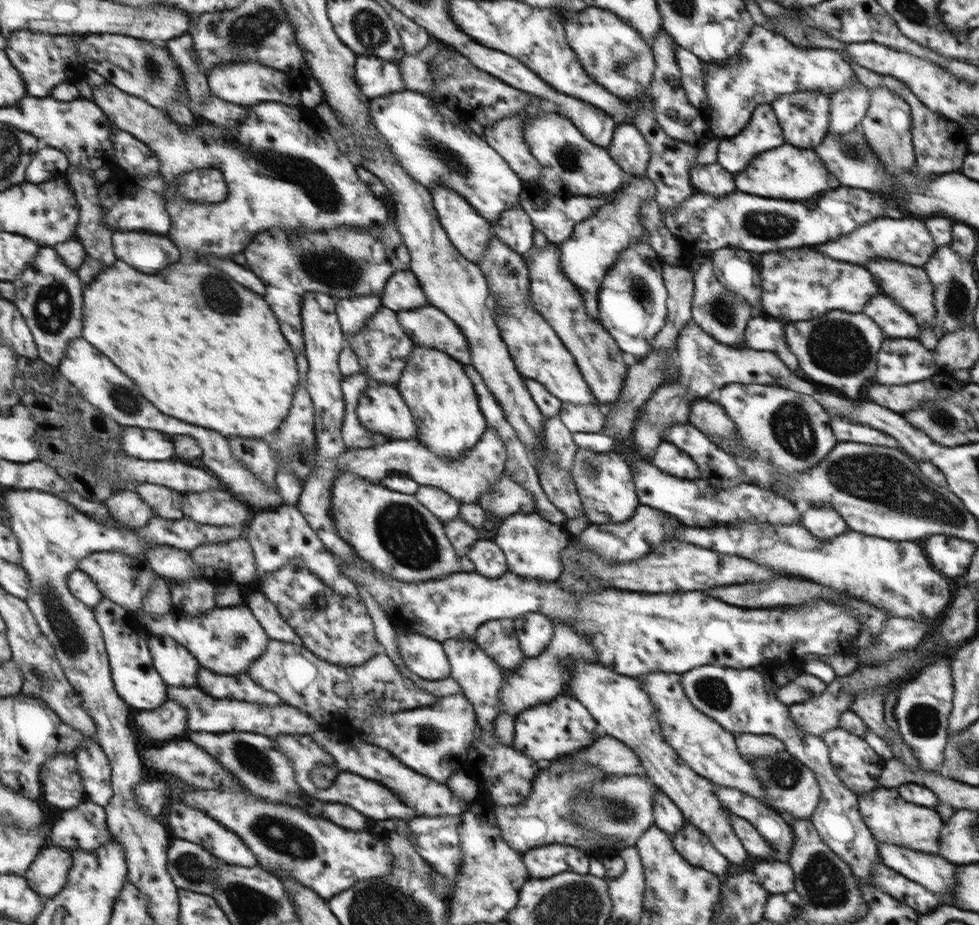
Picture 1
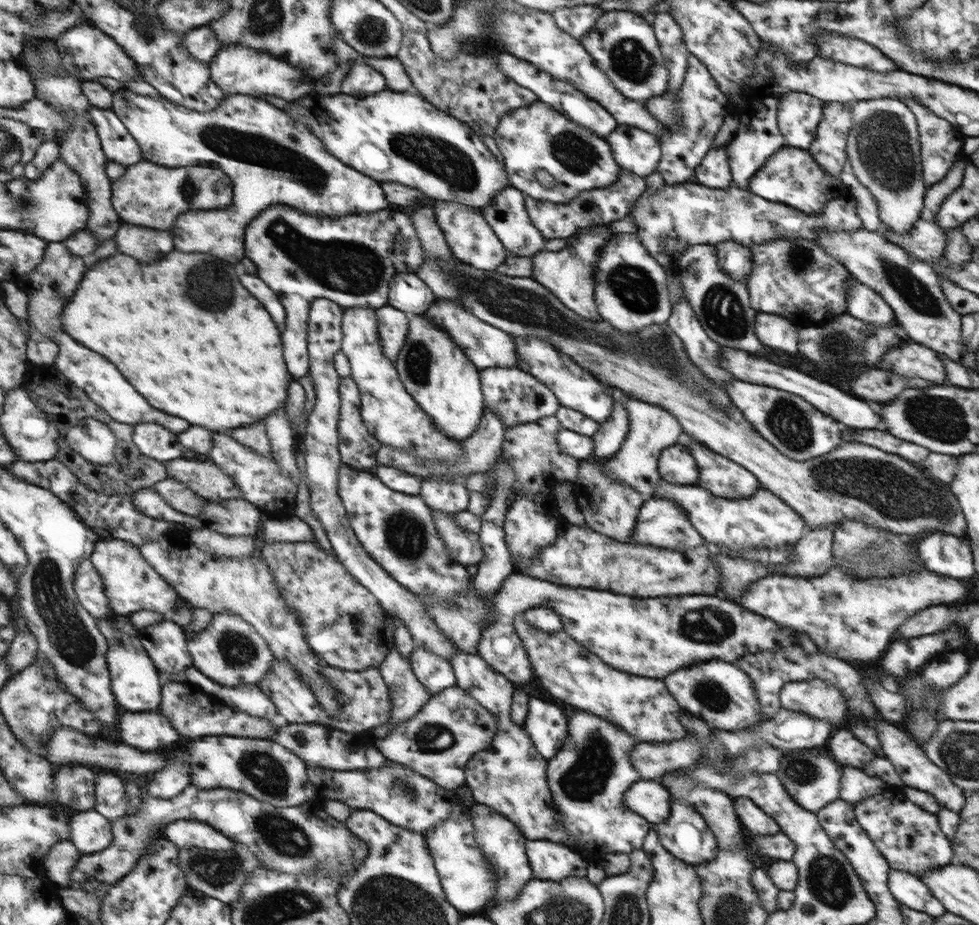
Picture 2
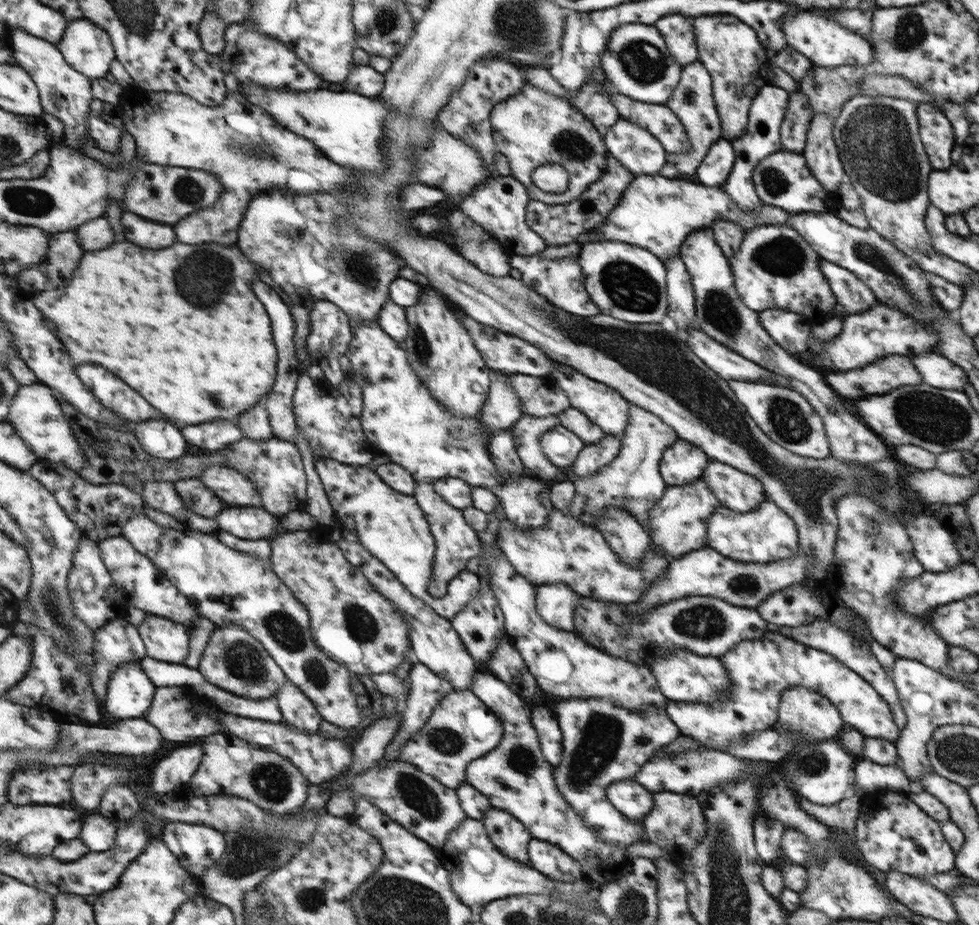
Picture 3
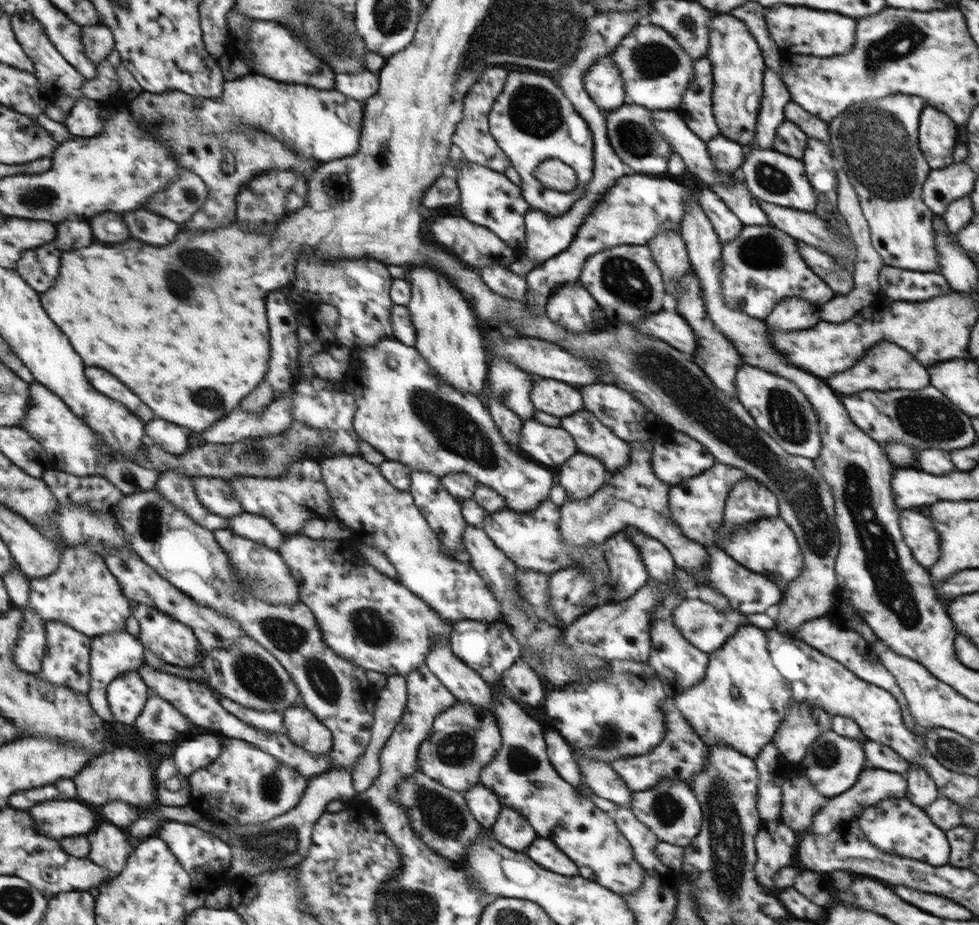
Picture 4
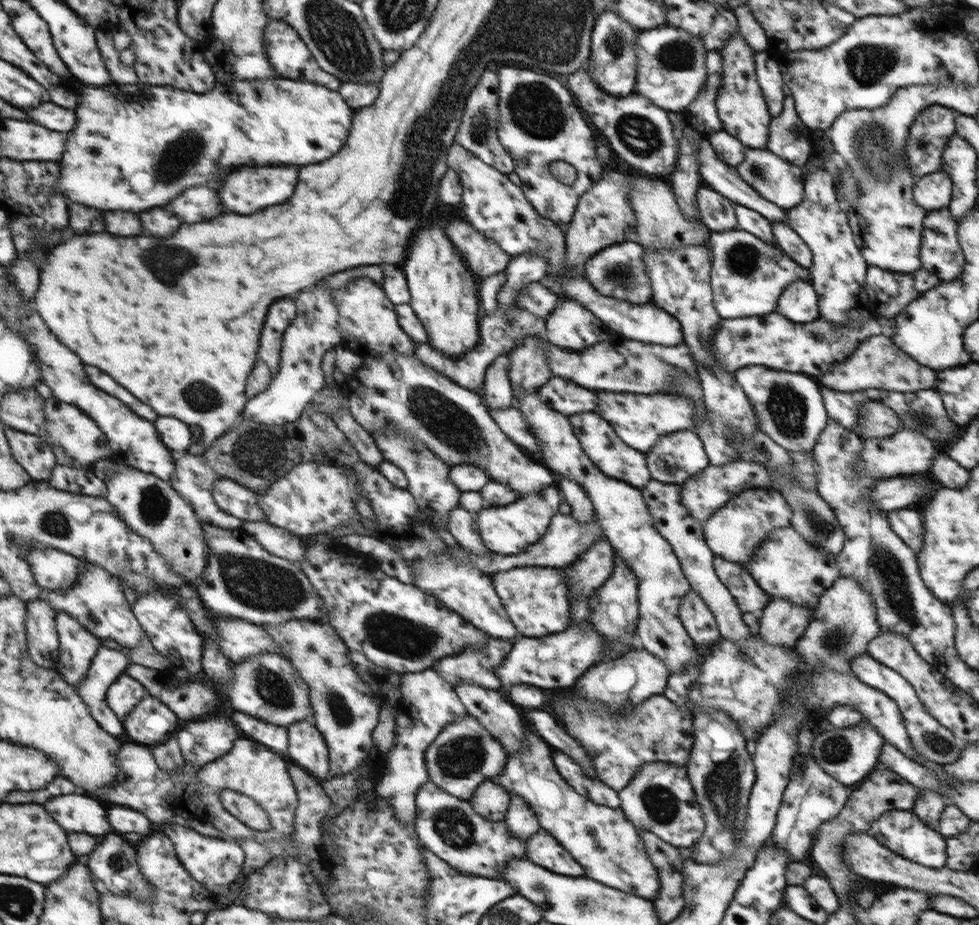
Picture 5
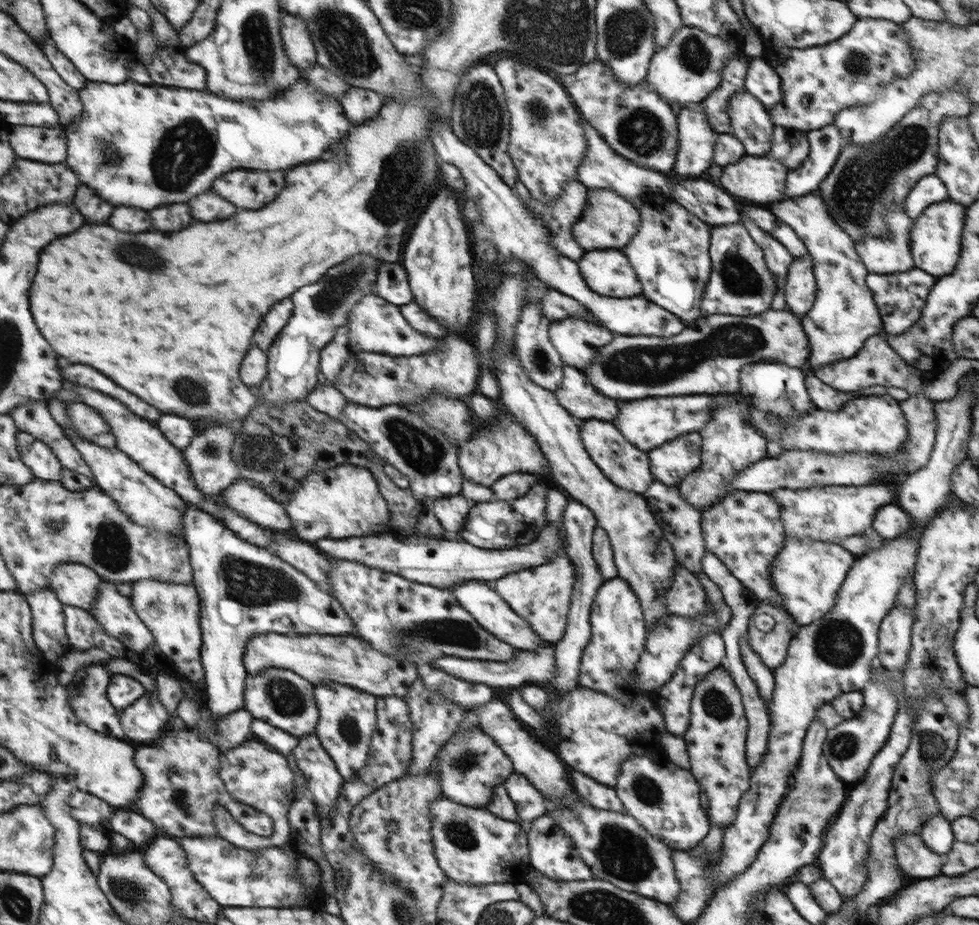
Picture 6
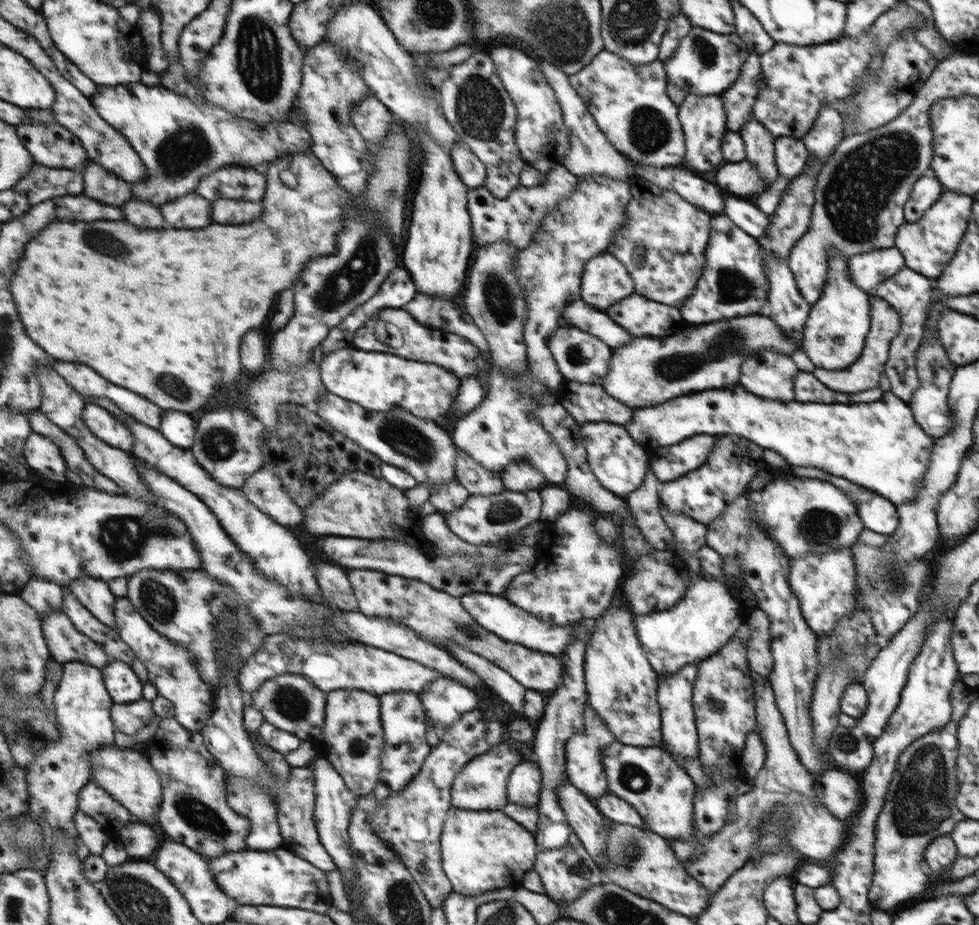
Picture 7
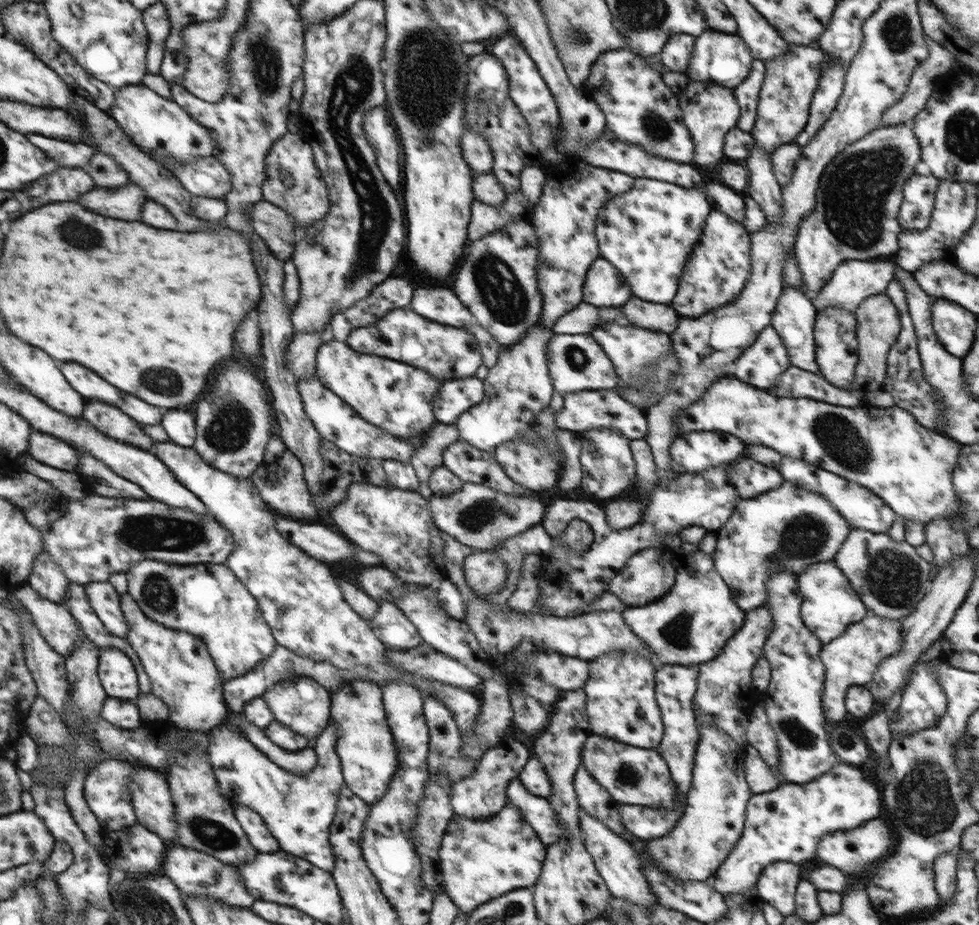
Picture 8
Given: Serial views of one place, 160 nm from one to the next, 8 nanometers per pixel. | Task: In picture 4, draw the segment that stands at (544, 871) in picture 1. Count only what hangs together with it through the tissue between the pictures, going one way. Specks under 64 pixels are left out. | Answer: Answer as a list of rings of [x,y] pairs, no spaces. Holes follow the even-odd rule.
[[[536,836],[534,842],[529,848],[524,849],[523,853],[544,870],[554,871],[555,874],[567,877],[578,876],[578,868],[575,867],[573,860],[565,856],[554,842],[546,838]]]

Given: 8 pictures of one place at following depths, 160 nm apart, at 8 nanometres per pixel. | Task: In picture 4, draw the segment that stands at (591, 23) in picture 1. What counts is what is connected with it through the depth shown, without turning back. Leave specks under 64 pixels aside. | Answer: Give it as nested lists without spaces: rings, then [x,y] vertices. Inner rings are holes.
[[[642,22],[630,28],[612,52],[614,65],[625,83],[626,104],[637,104],[649,110],[676,111],[683,91],[693,77],[694,61],[673,36],[653,23]]]

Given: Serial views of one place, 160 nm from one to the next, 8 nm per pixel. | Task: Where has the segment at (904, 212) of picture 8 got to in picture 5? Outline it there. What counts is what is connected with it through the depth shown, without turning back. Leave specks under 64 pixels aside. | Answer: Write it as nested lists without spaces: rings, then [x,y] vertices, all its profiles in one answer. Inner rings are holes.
[[[941,170],[923,174],[914,181],[914,202],[926,211],[947,207],[951,198],[951,179]]]

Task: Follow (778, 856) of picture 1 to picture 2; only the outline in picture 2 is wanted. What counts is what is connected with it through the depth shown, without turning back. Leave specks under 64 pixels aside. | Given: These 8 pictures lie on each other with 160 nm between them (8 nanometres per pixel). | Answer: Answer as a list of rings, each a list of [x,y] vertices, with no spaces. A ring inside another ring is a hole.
[[[736,797],[733,799],[735,814],[751,835],[774,835],[779,830],[776,823],[768,814],[765,814],[750,798]]]

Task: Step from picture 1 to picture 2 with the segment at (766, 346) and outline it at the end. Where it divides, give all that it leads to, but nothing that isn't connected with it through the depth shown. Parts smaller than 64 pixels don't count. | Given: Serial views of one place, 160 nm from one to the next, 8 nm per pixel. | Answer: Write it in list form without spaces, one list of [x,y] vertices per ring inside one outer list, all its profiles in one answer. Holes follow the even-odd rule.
[[[757,312],[754,318],[754,333],[759,342],[787,354],[793,354],[797,348],[797,326],[780,315]]]

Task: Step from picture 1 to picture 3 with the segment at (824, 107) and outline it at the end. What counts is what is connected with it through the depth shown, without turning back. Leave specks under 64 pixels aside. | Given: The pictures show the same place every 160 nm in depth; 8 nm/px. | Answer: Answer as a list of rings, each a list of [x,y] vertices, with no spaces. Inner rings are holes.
[[[801,91],[788,94],[788,103],[780,124],[780,141],[785,151],[800,153],[806,144],[806,133],[814,116],[814,108]]]

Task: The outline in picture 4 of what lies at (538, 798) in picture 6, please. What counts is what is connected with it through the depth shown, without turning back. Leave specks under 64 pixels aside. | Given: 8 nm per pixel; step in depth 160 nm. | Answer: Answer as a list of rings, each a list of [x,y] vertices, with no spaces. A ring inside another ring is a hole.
[[[509,807],[500,809],[489,831],[497,842],[520,853],[529,848],[537,836],[534,827],[526,821],[526,818]]]

